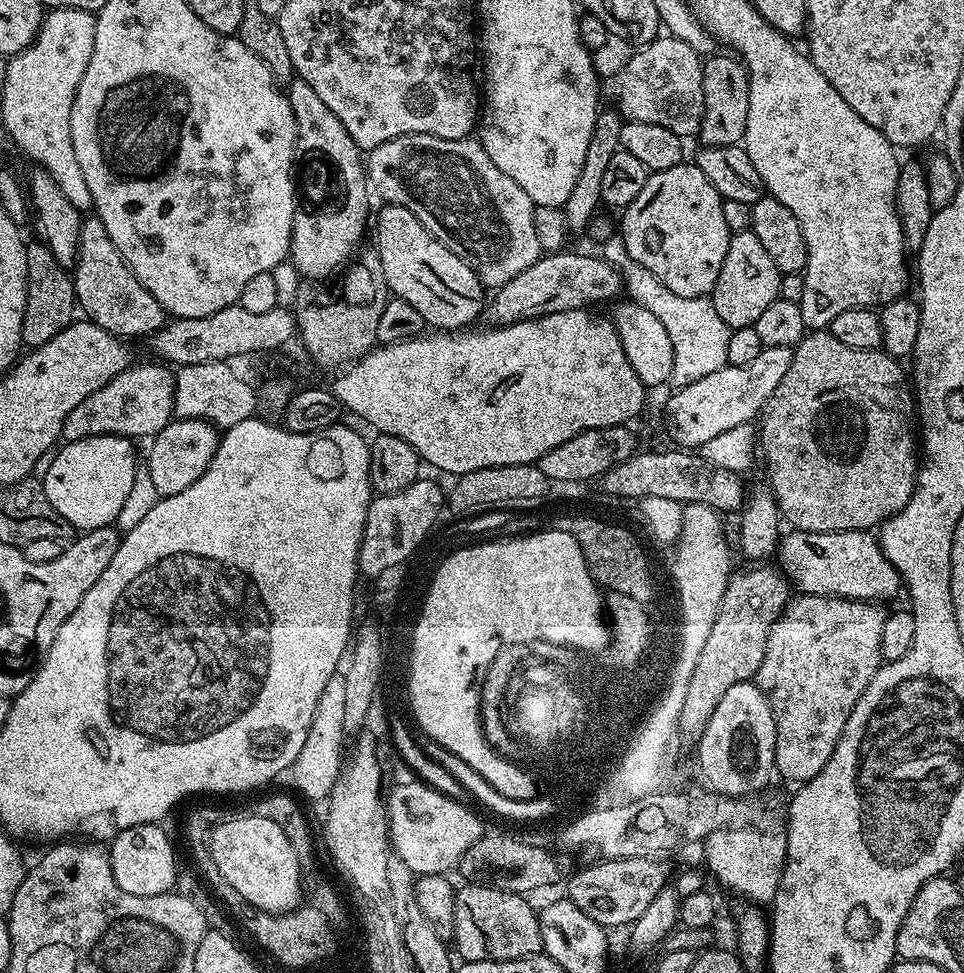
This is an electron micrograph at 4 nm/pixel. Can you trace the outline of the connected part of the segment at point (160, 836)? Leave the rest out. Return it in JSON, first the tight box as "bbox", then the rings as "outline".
{"bbox":[108,823,177,896],"outline":[[[159,823],[139,824],[112,837],[108,848],[110,866],[114,870],[114,882],[118,882],[126,894],[153,896],[177,887],[176,852],[172,849],[171,838],[160,827]]]}

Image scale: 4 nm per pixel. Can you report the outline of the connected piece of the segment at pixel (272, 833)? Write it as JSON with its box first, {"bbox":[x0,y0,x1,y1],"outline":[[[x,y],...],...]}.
{"bbox":[211,814,301,914],"outline":[[[249,814],[236,816],[233,820],[221,819],[212,829],[211,853],[214,868],[220,870],[225,881],[258,910],[288,914],[301,903],[298,858],[278,823]]]}

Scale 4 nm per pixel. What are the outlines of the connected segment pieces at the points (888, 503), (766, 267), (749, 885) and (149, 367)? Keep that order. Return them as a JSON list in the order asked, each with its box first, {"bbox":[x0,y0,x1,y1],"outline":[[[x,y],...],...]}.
[{"bbox":[758,330,918,532],"outline":[[[812,330],[801,342],[791,349],[792,357],[788,365],[782,368],[782,382],[770,394],[764,404],[764,411],[758,417],[758,444],[762,449],[762,460],[768,463],[768,480],[772,492],[776,495],[776,504],[780,508],[781,517],[792,523],[797,532],[863,532],[875,529],[898,514],[910,502],[912,491],[916,485],[916,469],[918,467],[918,413],[916,398],[910,376],[904,373],[899,359],[889,356],[883,350],[867,352],[854,350],[854,346],[846,346],[838,342],[827,330]]]},{"bbox":[710,231,780,329],"outline":[[[752,231],[734,232],[730,246],[726,246],[726,262],[718,273],[718,282],[710,294],[714,309],[730,329],[750,328],[758,322],[766,308],[780,299],[780,277],[778,266],[770,259],[770,253]]]},{"bbox":[703,827,788,906],"outline":[[[755,827],[746,828],[727,828],[718,830],[710,834],[708,839],[703,841],[704,860],[708,863],[707,871],[716,875],[716,880],[724,888],[729,888],[732,892],[737,892],[740,898],[751,902],[757,906],[771,905],[772,900],[776,897],[776,891],[780,885],[780,879],[784,873],[784,860],[788,856],[788,837],[780,834],[775,836],[772,832],[756,832]]]},{"bbox":[63,362,176,441],"outline":[[[160,362],[152,363],[156,364],[133,363],[131,368],[118,374],[118,378],[110,378],[110,382],[106,382],[106,386],[102,386],[102,390],[94,390],[94,394],[90,394],[90,398],[85,398],[79,406],[74,406],[74,410],[70,410],[64,423],[63,439],[65,441],[81,440],[91,436],[127,436],[129,438],[145,436],[145,438],[151,438],[162,431],[174,418],[172,407],[174,406],[176,378],[171,367]]]}]

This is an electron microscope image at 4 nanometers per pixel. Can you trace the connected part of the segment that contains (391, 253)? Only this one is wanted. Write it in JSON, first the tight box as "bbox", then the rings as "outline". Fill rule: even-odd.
{"bbox":[374,204,486,332],"outline":[[[384,204],[381,212],[374,216],[374,228],[376,224],[376,252],[378,263],[384,271],[384,280],[388,284],[389,293],[397,300],[410,302],[418,314],[422,314],[425,325],[432,330],[454,332],[467,329],[476,319],[481,319],[486,308],[486,289],[480,283],[478,274],[470,270],[466,262],[458,258],[458,254],[451,252],[445,244],[438,242],[430,230],[406,206],[397,204]]]}

